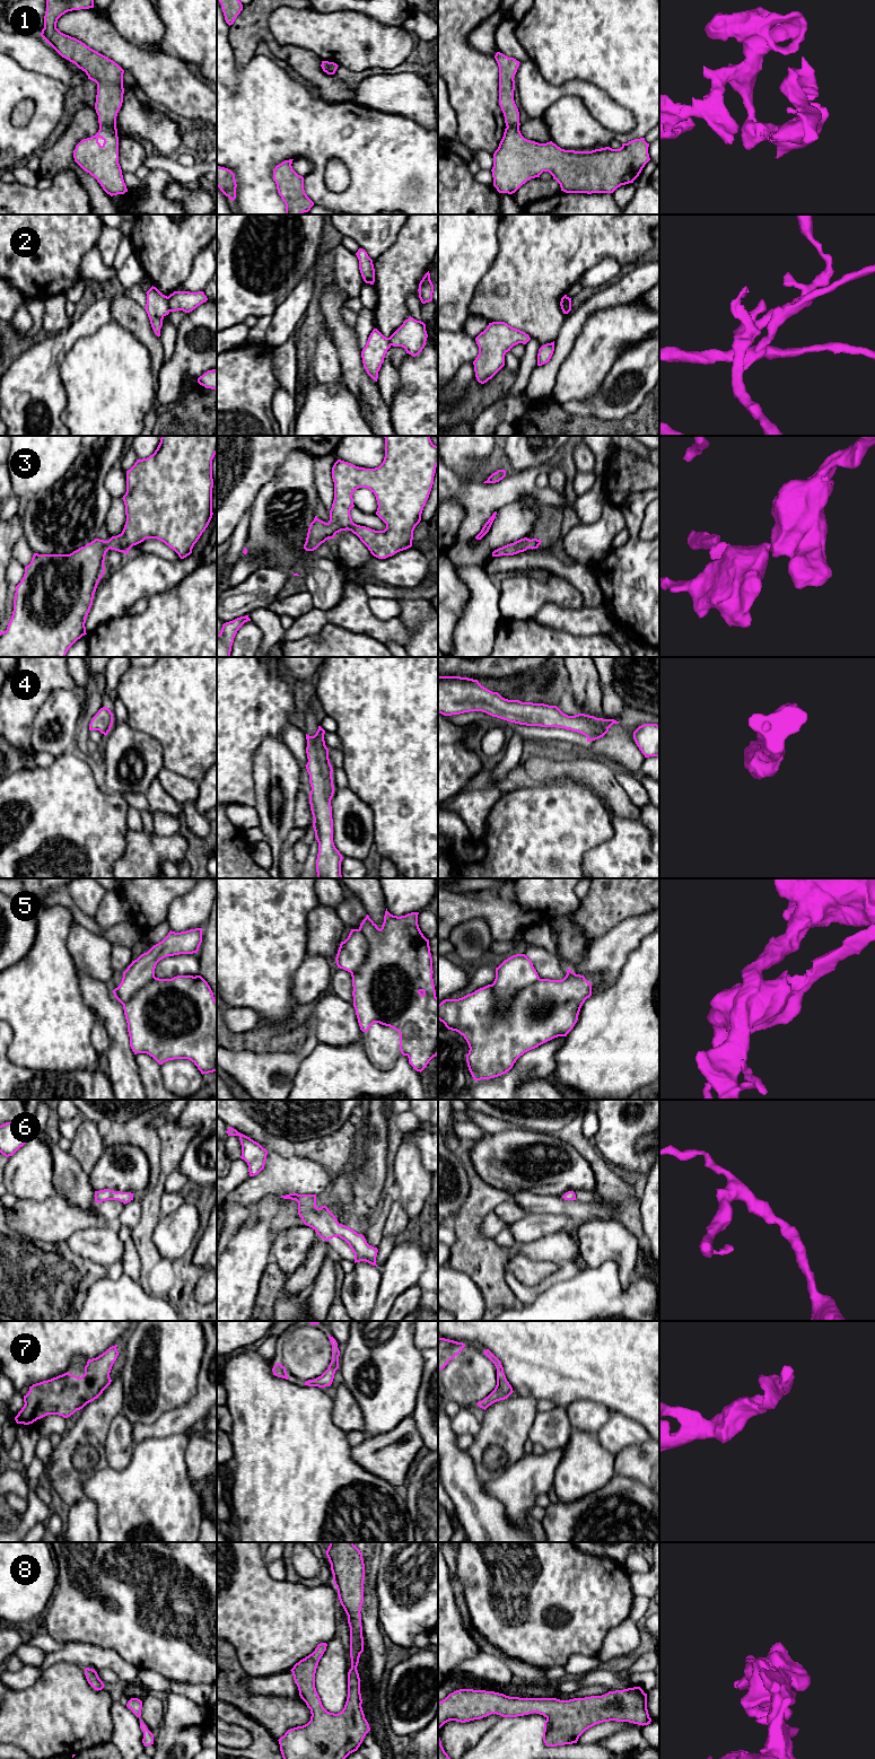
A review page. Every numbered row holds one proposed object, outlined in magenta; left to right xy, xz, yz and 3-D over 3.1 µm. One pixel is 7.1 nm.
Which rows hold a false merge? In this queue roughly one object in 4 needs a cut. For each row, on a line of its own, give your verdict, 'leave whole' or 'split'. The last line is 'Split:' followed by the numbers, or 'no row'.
1: leave whole
2: split
3: leave whole
4: leave whole
5: split
6: leave whole
7: leave whole
8: leave whole
Split: 2, 5

